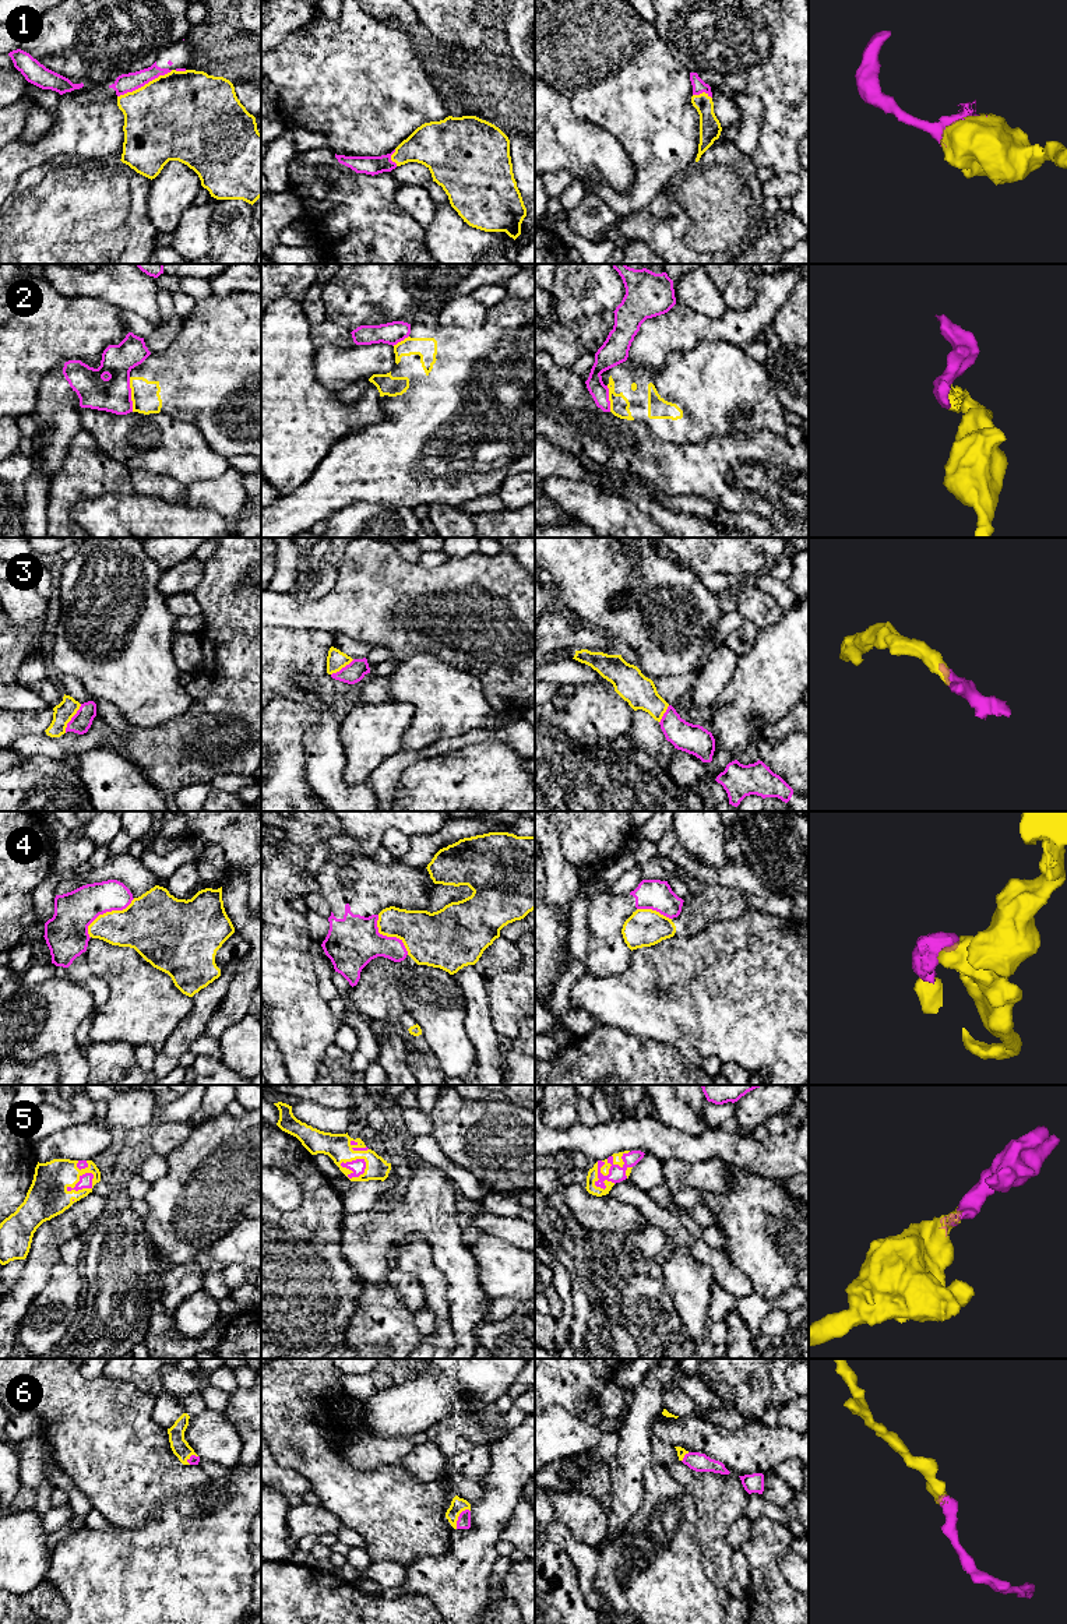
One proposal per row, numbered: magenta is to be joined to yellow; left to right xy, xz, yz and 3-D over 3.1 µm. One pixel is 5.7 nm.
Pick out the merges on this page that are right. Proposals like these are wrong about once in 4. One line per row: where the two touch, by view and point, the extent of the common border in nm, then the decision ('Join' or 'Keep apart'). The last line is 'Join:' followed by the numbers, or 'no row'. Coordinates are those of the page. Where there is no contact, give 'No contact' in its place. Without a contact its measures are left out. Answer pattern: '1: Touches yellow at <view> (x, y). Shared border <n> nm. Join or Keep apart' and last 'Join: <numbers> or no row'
1: Touches yellow at xy (145, 84). Shared border 360 nm. Join
2: Touches yellow at xy (131, 394). Shared border 200 nm. Keep apart
3: Touches yellow at xy (71, 717). Shared border 190 nm. Join
4: Touches yellow at xy (106, 912). Shared border 340 nm. Keep apart
5: Touches yellow at yz (609, 1163). Shared border 280 nm. Join
6: Touches yellow at xz (458, 1515). Shared border 140 nm. Join
Join: 1, 3, 5, 6

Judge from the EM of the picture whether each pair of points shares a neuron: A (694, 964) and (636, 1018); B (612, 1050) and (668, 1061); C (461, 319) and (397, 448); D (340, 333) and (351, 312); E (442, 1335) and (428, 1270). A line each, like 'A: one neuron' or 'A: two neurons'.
A: one neuron
B: one neuron
C: two neurons
D: two neurons
E: one neuron

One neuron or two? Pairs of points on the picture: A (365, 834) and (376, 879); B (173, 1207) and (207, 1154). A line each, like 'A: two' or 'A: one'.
A: two
B: one

